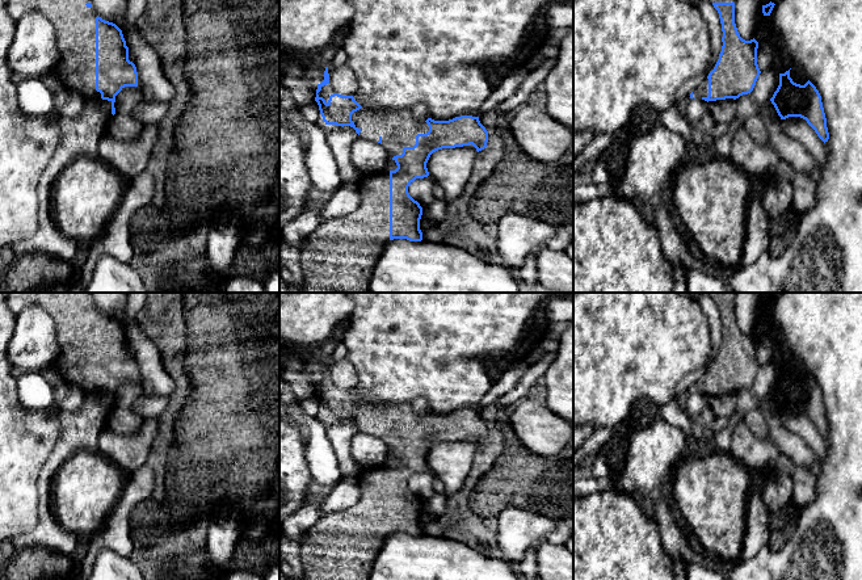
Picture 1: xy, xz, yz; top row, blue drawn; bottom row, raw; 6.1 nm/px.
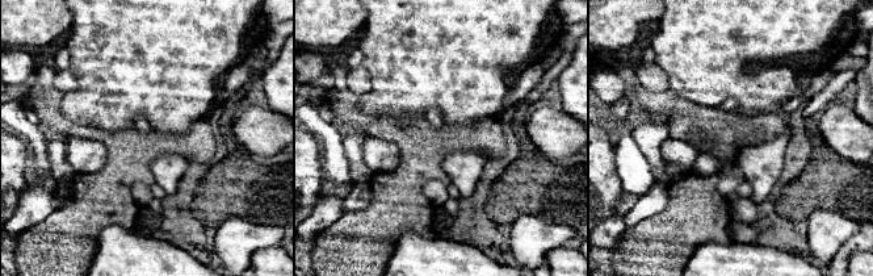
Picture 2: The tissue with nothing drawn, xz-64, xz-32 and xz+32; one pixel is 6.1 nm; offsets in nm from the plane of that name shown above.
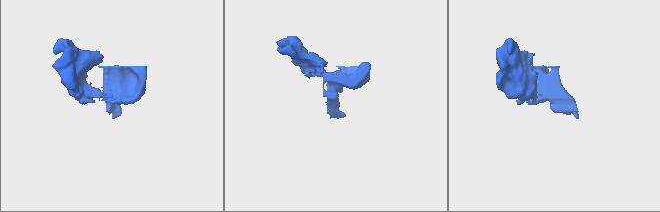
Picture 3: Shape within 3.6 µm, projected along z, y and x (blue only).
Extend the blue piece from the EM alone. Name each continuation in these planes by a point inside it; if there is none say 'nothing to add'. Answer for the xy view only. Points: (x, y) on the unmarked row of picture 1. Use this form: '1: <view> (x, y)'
1: xy (74, 318)

